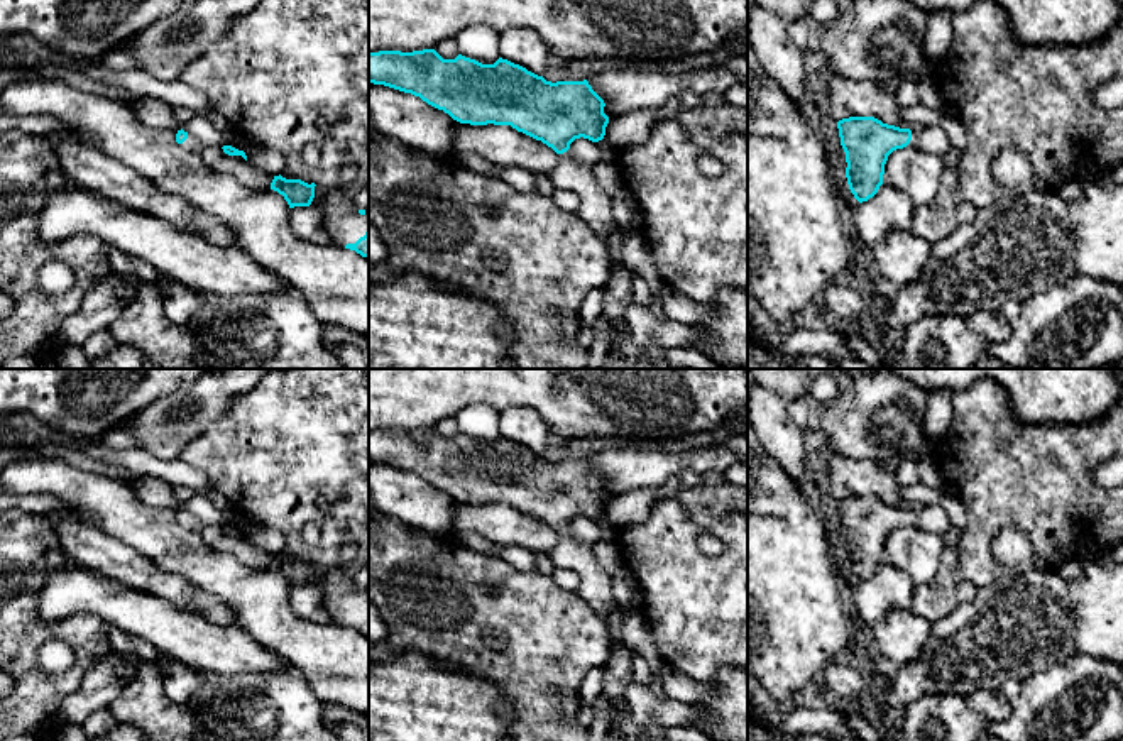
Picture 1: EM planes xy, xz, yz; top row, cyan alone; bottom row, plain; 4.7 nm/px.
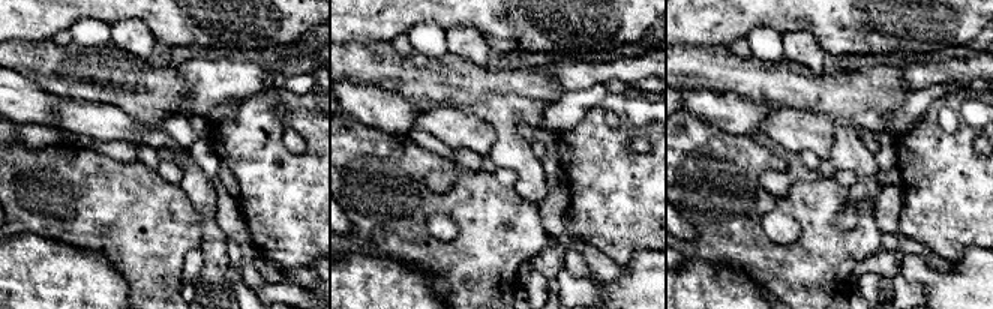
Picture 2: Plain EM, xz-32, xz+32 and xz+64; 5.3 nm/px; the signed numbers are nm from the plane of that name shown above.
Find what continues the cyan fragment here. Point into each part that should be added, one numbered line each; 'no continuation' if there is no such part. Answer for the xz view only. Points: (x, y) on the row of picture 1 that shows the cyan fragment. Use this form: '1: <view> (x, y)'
1: xz (596, 207)

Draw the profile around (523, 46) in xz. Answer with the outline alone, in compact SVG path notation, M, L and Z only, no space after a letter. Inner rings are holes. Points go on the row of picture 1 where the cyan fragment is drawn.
M529 27L499 34L499 56L538 76L545 74L550 63L550 51L545 41Z

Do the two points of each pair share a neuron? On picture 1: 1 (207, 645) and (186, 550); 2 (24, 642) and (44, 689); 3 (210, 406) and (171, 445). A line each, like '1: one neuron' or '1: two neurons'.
1: two neurons
2: one neuron
3: one neuron

